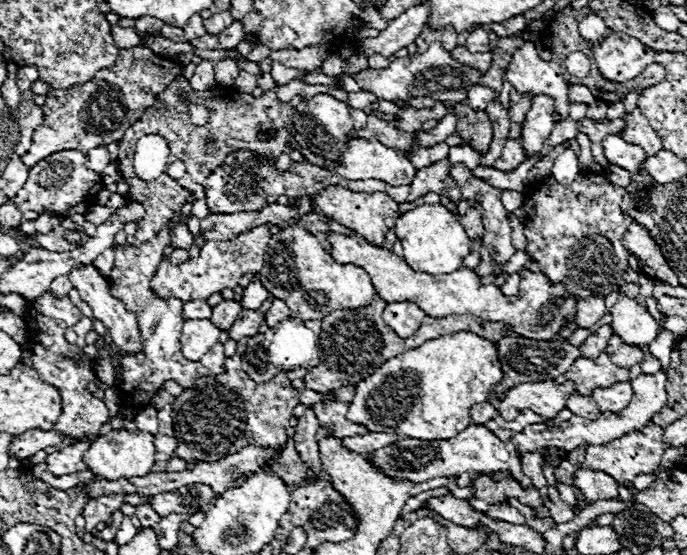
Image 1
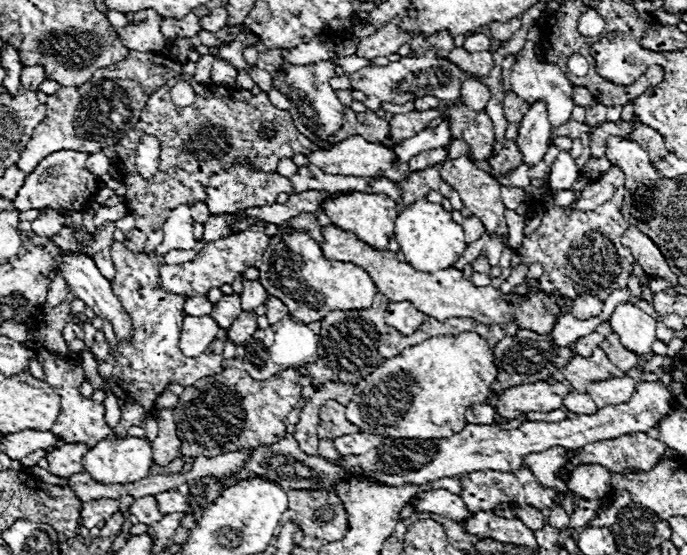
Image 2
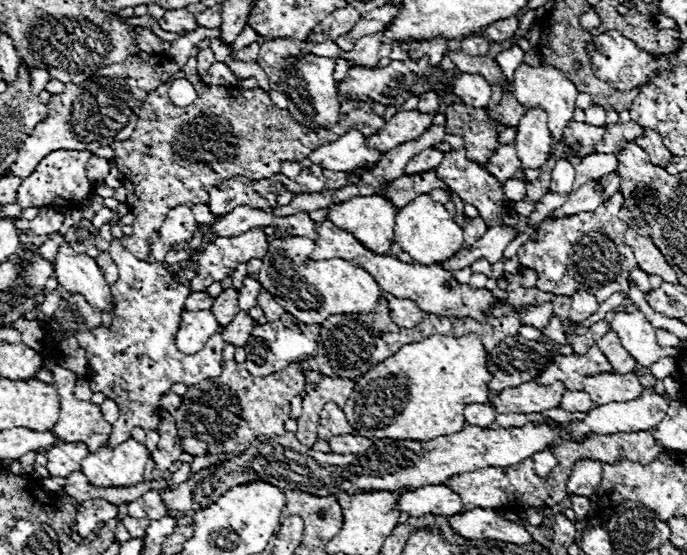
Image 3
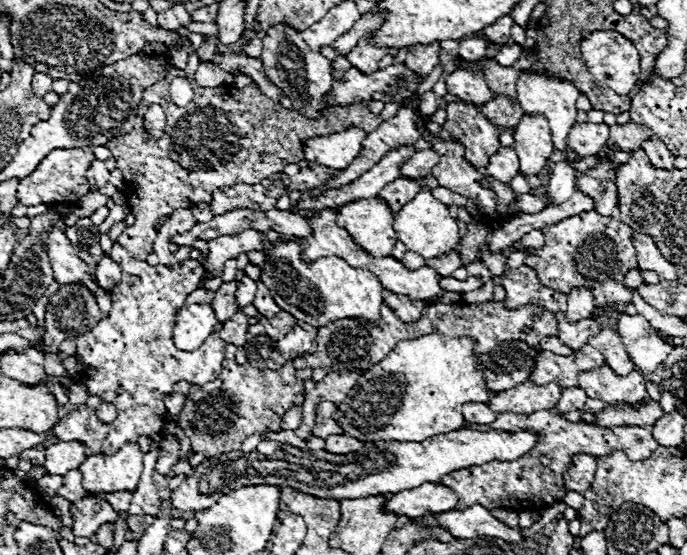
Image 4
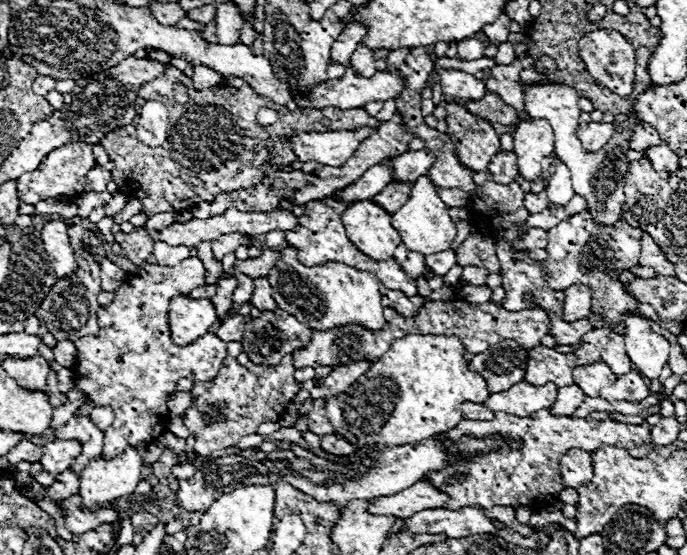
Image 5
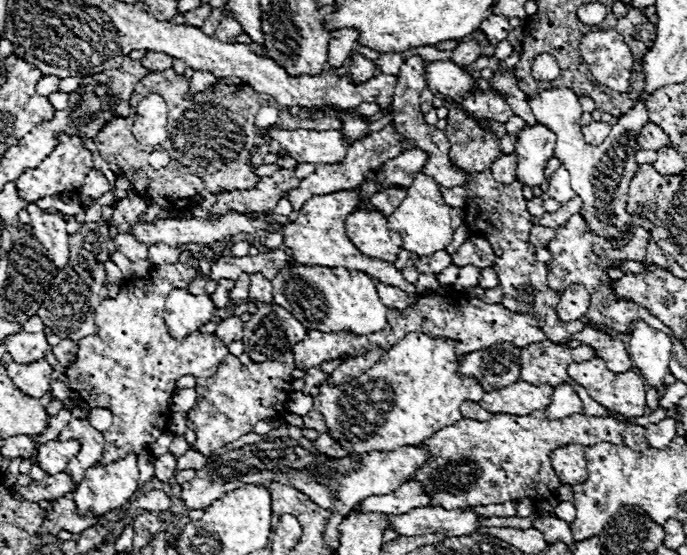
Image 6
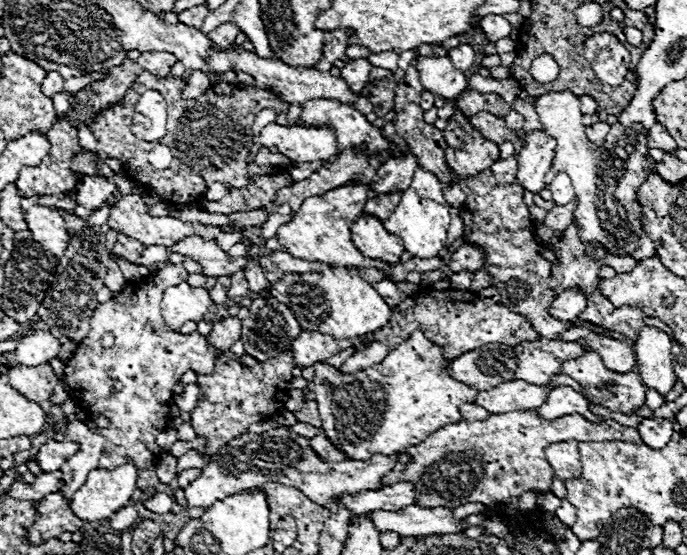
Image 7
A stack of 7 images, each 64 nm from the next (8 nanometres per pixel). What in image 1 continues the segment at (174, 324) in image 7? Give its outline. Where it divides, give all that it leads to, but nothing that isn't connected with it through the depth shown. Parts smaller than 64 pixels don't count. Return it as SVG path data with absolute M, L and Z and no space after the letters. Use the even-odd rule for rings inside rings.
M186 320L180 336L182 354L192 362L200 362L200 358L218 342L218 334L220 330L210 320Z

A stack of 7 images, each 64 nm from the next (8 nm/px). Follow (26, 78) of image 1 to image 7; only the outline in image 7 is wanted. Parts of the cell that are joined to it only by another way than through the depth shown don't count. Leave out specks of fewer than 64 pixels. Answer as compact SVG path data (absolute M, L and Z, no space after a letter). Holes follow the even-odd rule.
M48 72L48 76L42 82L42 94L46 94L50 98L56 92L62 92L62 84L64 84L64 80L58 72Z

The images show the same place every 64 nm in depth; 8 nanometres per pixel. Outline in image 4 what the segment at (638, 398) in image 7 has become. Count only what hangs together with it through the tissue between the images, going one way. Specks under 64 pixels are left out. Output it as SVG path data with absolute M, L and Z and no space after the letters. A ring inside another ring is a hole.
M608 366L600 370L588 370L580 372L580 388L594 400L604 400L604 402L640 402L648 396L644 378L640 372L632 372L626 378L620 378L614 374Z

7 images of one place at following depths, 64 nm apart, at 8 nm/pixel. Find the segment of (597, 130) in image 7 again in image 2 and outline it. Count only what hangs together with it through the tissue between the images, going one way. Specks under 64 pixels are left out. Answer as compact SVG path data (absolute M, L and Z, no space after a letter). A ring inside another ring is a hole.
M570 120L570 122L566 122L566 124L562 124L562 126L558 126L558 128L554 128L552 130L552 136L550 136L550 142L554 140L554 138L558 138L558 136L566 136L566 138L578 138L580 134L590 134L590 126L588 124L582 124L582 122L576 122L576 120Z

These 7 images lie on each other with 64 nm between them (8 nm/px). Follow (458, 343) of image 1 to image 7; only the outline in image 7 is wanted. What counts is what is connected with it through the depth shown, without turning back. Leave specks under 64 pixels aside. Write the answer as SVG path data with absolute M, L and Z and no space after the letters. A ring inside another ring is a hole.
M412 332L410 338L396 346L382 362L356 374L342 376L338 368L332 368L324 362L316 364L316 378L308 384L308 388L316 394L322 432L328 434L334 446L338 446L338 450L344 450L344 454L352 460L368 460L374 452L392 456L406 450L408 446L424 442L424 438L428 438L438 428L460 422L460 404L474 402L478 396L476 388L462 384L448 374L448 364L450 360L444 358L444 348L430 342L422 332Z

